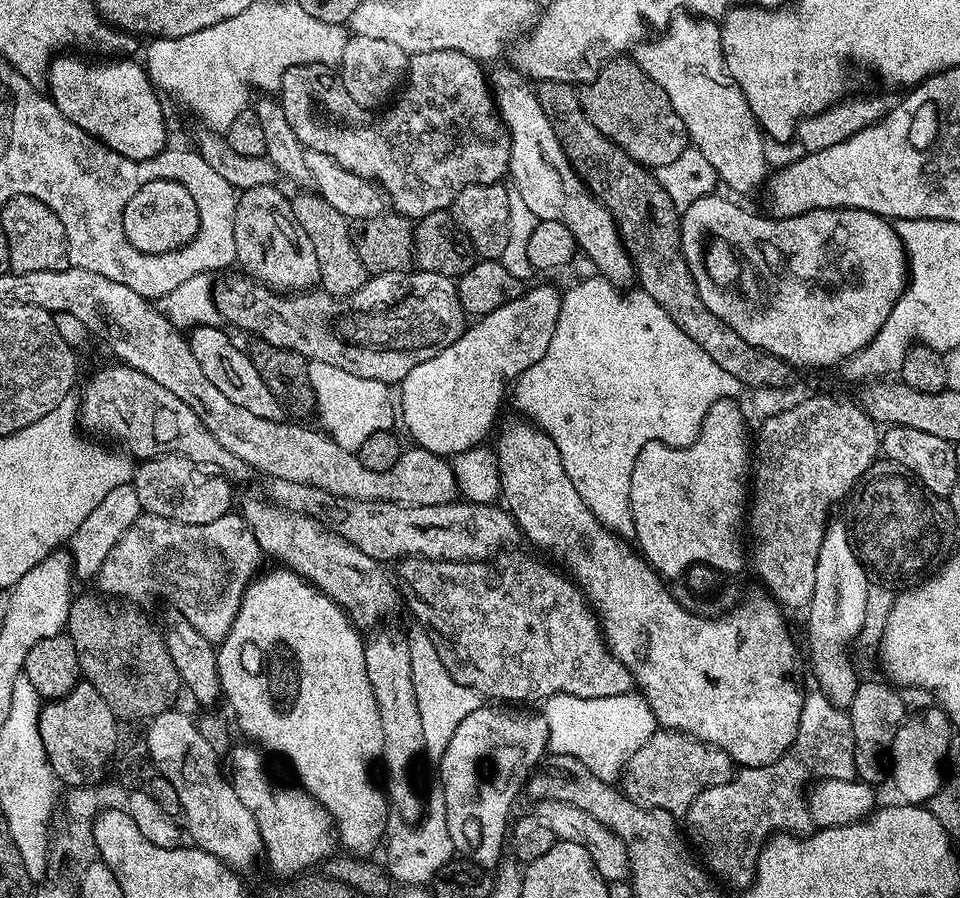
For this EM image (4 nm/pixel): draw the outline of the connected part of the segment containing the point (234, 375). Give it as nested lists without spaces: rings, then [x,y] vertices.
[[[201,324],[200,327],[191,329],[187,337],[194,358],[198,358],[198,366],[202,366],[202,374],[206,374],[206,378],[210,378],[210,382],[214,382],[214,386],[218,386],[218,390],[222,390],[222,394],[230,398],[230,402],[250,410],[250,414],[258,414],[258,418],[284,420],[286,413],[283,406],[278,398],[274,398],[274,394],[270,394],[270,386],[262,382],[262,374],[254,370],[254,362],[248,357],[247,351],[231,344],[223,330],[225,331],[220,326]]]

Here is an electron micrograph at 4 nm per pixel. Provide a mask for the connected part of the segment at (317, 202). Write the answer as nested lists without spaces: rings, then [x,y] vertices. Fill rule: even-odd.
[[[300,190],[291,197],[294,218],[298,218],[298,226],[306,230],[310,243],[314,246],[314,255],[318,257],[320,271],[319,287],[332,296],[349,296],[354,290],[365,287],[370,280],[366,266],[362,266],[362,258],[358,258],[358,250],[354,250],[352,230],[347,216],[338,214],[326,198],[322,198],[315,190]]]

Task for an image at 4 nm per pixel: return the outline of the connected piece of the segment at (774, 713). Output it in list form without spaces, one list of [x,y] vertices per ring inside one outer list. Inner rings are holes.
[[[519,419],[508,420],[505,424],[503,421],[495,433],[495,436],[497,436],[494,455],[500,471],[500,496],[502,497],[503,507],[516,521],[517,529],[522,533],[523,539],[525,536],[538,547],[553,552],[568,567],[566,569],[567,575],[571,577],[576,587],[583,592],[584,599],[592,605],[599,619],[604,638],[608,641],[608,648],[618,658],[618,662],[622,662],[622,666],[626,666],[626,670],[632,672],[635,687],[638,689],[639,695],[643,696],[645,702],[650,706],[657,725],[664,730],[684,732],[687,736],[693,736],[704,744],[721,748],[737,765],[746,768],[764,767],[768,763],[774,763],[775,760],[782,758],[784,752],[794,742],[798,732],[798,718],[802,714],[802,702],[806,692],[805,689],[800,689],[800,680],[796,677],[796,644],[792,641],[791,634],[788,633],[788,624],[784,621],[783,614],[785,615],[785,613],[782,611],[781,605],[777,604],[771,595],[763,594],[764,596],[760,598],[746,602],[745,600],[741,601],[732,611],[724,613],[723,616],[706,618],[688,612],[672,596],[671,587],[665,583],[660,573],[640,555],[631,543],[629,543],[630,545],[623,544],[620,541],[623,539],[607,523],[599,520],[592,513],[592,508],[582,498],[582,494],[578,494],[578,490],[574,490],[574,482],[570,482],[570,478],[562,466],[562,454],[558,454],[558,446],[554,446],[554,438],[550,438],[550,434],[546,434],[527,419]]]

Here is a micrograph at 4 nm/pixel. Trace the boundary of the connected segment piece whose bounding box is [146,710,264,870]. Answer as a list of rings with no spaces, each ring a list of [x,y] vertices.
[[[169,710],[158,714],[147,725],[146,739],[150,758],[157,773],[168,779],[176,791],[176,800],[184,807],[186,832],[192,835],[191,843],[203,852],[214,854],[225,864],[245,870],[256,859],[261,859],[264,843],[249,801],[238,791],[237,785],[220,773],[216,765],[216,752],[211,740],[204,737],[199,723],[184,712]]]

